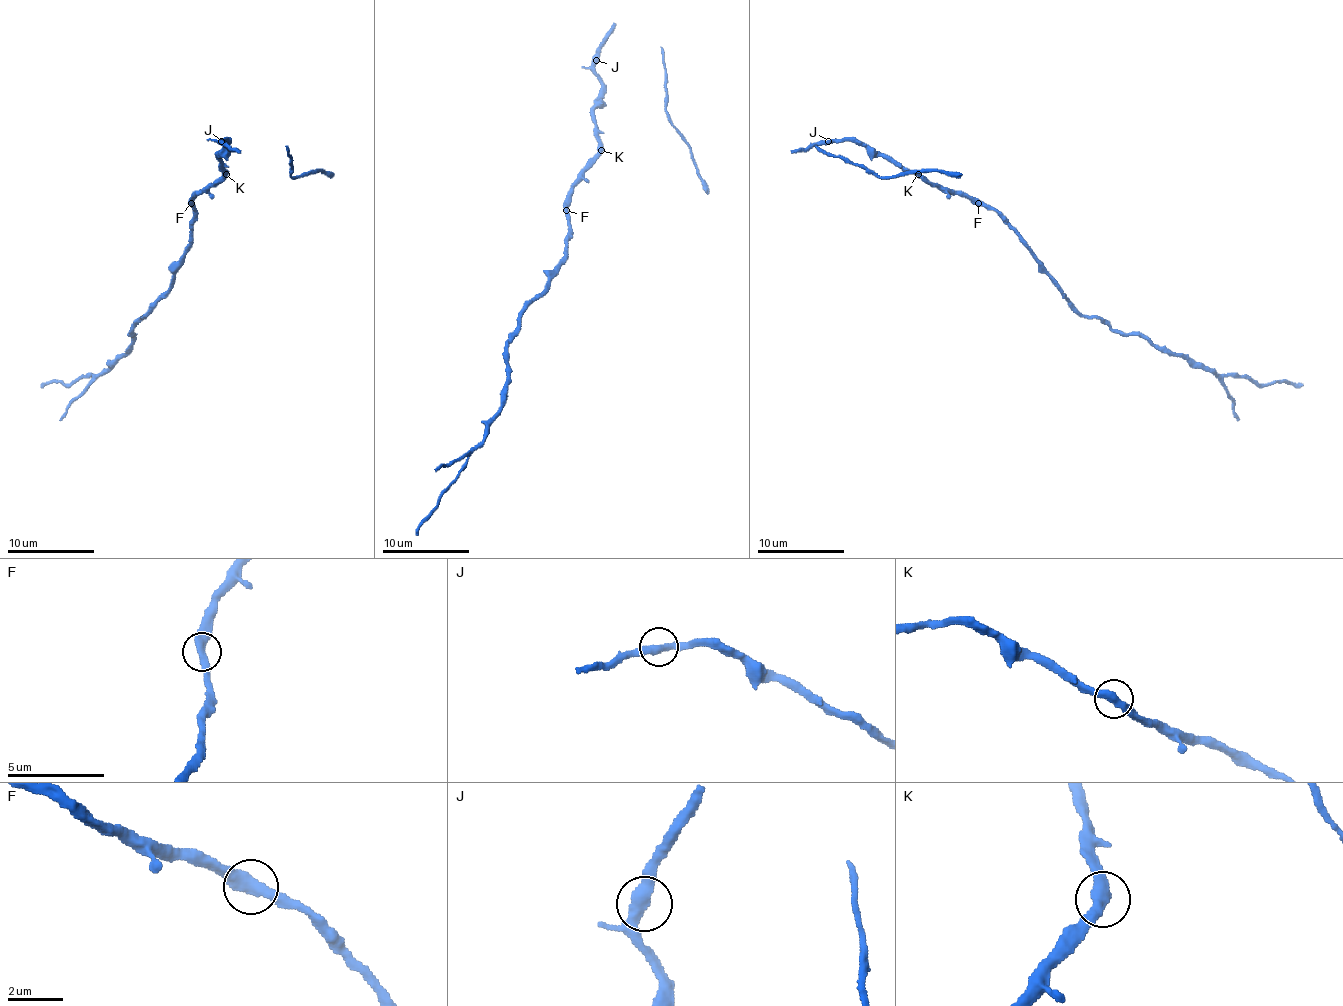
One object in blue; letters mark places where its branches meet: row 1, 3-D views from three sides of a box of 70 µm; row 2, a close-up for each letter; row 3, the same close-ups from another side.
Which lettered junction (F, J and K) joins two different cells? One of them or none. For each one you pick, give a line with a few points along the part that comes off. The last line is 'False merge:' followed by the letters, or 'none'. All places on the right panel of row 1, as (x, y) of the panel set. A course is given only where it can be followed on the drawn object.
F: course (979, 202), (988, 204), (1084, 316), (1099, 316), (1112, 329), (1143, 333), (1153, 344), (1219, 375), (1302, 385)
False merge: F

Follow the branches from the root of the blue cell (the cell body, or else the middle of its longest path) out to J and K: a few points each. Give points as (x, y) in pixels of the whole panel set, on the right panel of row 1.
J: (979, 204), (933, 187), (918, 174), (874, 156), (863, 145), (828, 141)
K: (979, 204), (964, 196), (931, 187), (918, 174)

